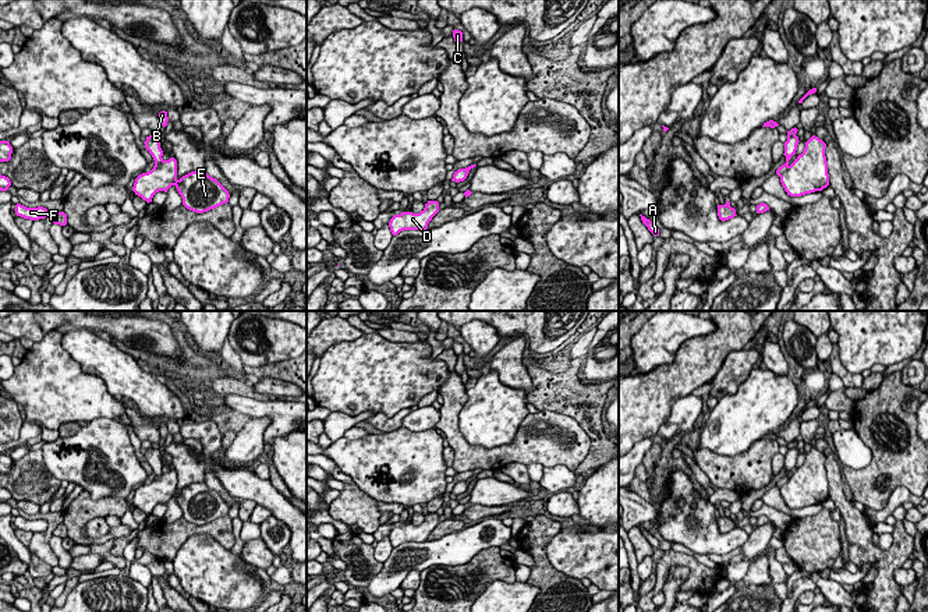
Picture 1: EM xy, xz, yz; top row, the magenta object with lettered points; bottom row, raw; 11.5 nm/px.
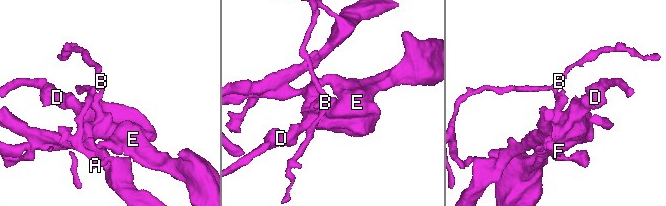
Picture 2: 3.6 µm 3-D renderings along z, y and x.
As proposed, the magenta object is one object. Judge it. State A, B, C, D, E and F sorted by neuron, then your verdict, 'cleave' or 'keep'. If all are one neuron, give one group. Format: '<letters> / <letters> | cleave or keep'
A B C / D E F | cleave

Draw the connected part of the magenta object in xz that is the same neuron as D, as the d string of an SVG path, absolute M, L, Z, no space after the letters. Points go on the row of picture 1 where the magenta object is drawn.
M428 201L419 213L401 212L394 215L389 222L390 231L393 236L397 236L403 230L426 230L428 223L438 212L439 202Z

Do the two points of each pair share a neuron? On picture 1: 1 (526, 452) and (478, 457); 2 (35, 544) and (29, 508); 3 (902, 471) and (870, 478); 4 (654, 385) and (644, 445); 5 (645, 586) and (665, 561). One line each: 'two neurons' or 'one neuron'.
1: one neuron
2: two neurons
3: one neuron
4: two neurons
5: two neurons

